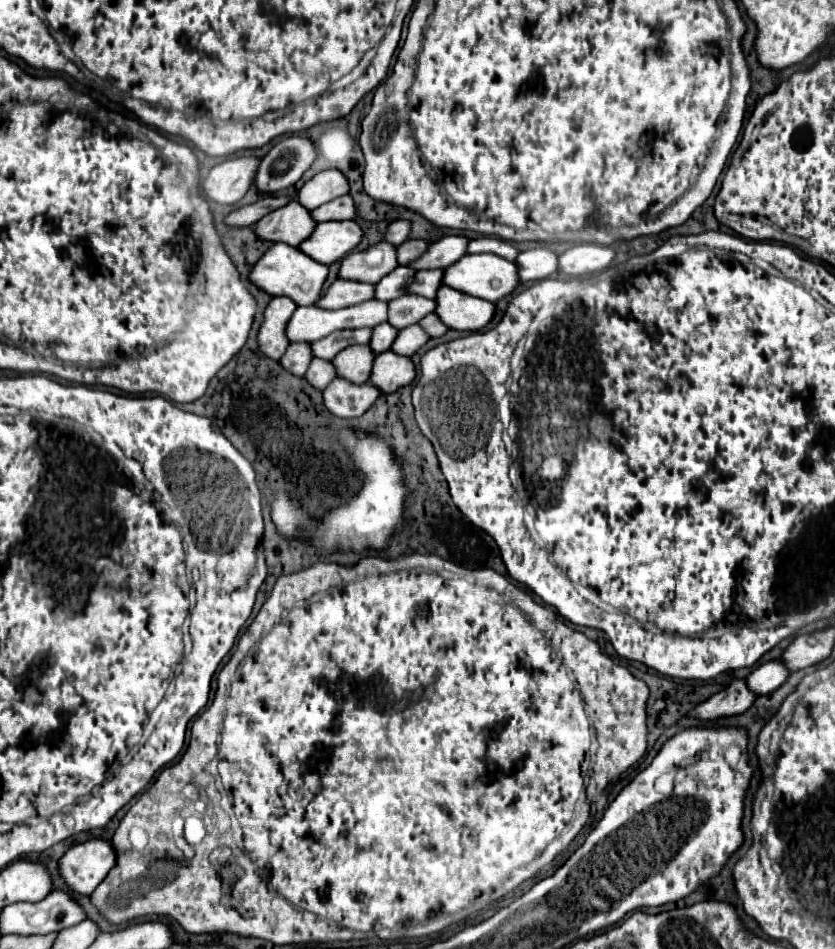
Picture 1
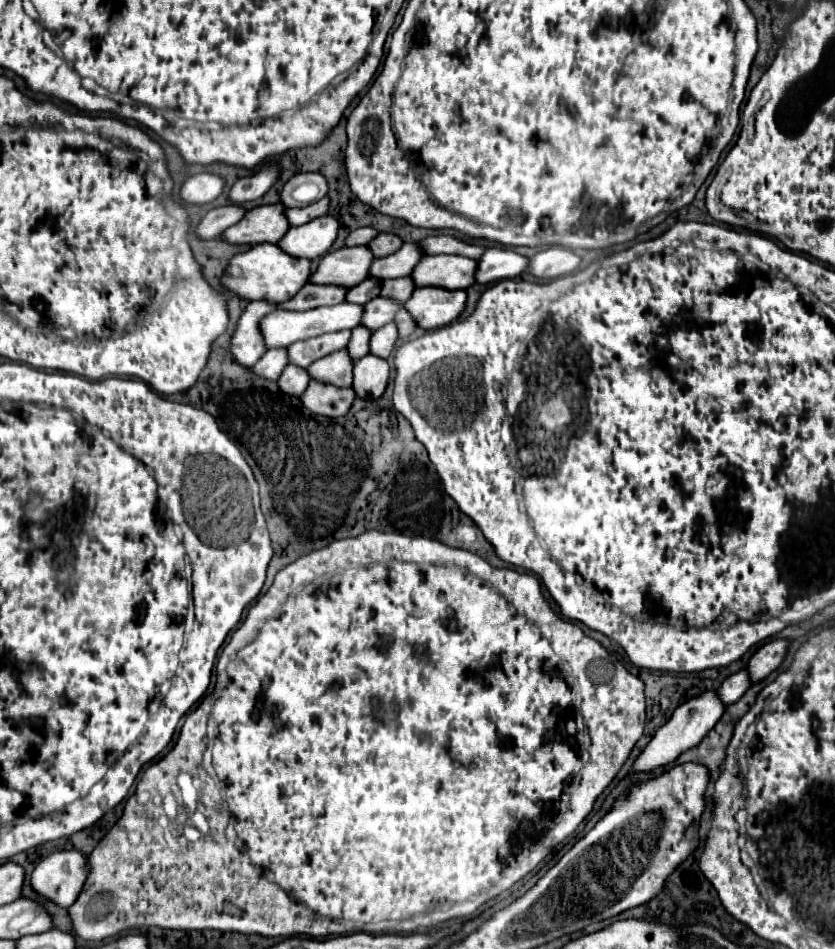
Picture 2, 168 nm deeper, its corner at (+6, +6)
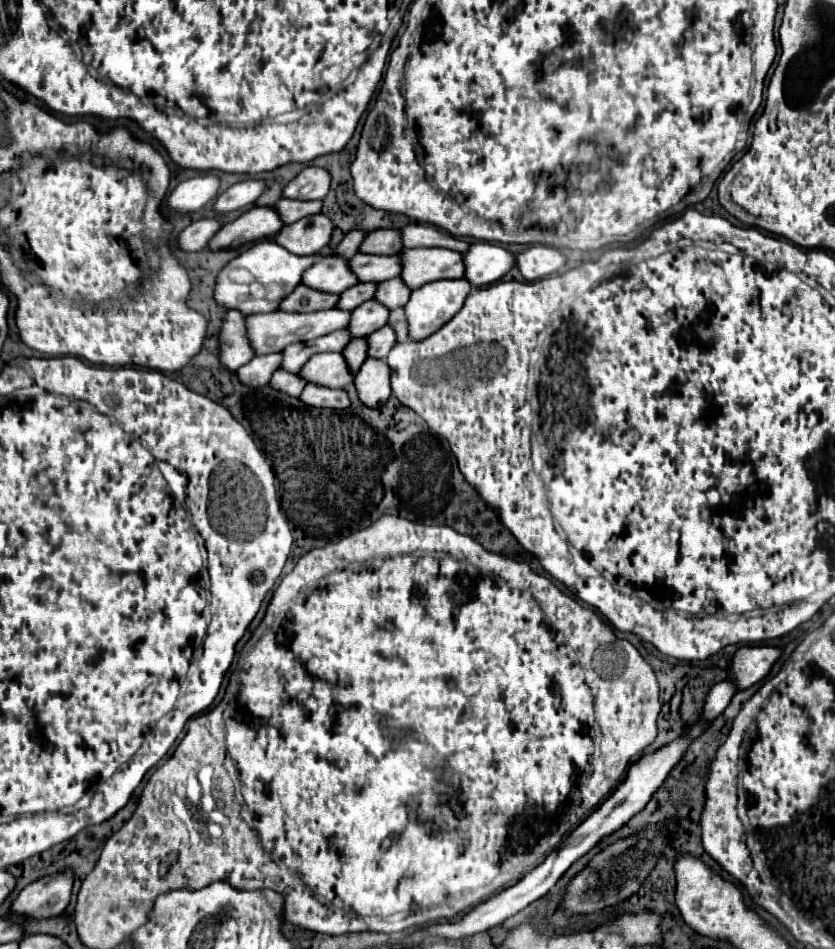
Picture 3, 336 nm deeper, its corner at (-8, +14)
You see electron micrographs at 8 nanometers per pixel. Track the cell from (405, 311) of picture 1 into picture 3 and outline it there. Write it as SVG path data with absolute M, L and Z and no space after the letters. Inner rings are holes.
M364 302L362 306L352 310L350 322L348 322L348 332L352 338L366 338L368 334L376 332L382 328L388 320L388 310L380 302Z

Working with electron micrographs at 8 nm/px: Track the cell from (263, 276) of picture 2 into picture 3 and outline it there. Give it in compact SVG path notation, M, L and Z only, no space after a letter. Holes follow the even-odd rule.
M272 240L258 242L244 250L240 256L230 260L218 274L214 286L214 300L216 304L238 310L244 316L260 314L260 312L274 312L278 310L278 302L286 298L302 278L302 272L314 264L314 256L296 256L288 254L282 246Z

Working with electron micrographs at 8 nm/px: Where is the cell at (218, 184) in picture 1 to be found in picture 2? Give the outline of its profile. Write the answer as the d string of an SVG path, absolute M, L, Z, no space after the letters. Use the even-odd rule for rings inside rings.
M198 172L190 176L180 188L180 198L186 204L208 204L224 192L224 178L212 172Z

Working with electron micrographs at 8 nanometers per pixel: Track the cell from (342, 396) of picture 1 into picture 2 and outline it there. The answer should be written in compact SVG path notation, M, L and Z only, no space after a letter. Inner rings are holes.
M312 380L308 390L300 396L300 400L304 402L308 410L320 416L338 418L338 416L344 416L352 408L356 400L356 392L352 388L338 388L326 382Z

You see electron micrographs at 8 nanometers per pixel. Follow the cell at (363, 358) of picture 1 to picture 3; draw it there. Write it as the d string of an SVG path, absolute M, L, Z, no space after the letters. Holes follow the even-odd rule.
M316 354L300 368L298 376L308 384L324 388L344 388L354 380L346 362L342 360L342 354Z

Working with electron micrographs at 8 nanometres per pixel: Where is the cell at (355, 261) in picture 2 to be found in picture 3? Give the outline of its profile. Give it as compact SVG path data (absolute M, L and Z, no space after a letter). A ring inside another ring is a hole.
M324 256L324 258L318 258L302 274L302 284L312 290L342 294L346 288L358 284L358 280L350 274L346 260L338 256Z

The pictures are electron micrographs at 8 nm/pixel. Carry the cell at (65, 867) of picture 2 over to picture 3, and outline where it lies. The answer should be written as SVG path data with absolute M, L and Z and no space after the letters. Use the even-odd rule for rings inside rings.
M54 874L50 878L40 878L26 886L12 902L12 914L28 918L52 918L60 916L72 894L72 874Z

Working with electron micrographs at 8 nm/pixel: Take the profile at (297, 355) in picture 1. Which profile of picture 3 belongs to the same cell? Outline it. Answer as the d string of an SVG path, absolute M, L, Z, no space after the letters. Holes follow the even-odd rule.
M266 354L266 356L254 356L248 364L236 370L238 380L244 386L258 388L264 386L270 380L270 374L278 370L278 362L282 362L280 354Z

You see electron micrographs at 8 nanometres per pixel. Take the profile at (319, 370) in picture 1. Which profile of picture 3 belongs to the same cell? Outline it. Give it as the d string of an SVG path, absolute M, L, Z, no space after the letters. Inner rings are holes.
M276 370L268 382L270 388L288 394L292 398L298 398L298 394L302 394L306 382L302 382L302 378L298 378L298 374L290 374L286 370Z

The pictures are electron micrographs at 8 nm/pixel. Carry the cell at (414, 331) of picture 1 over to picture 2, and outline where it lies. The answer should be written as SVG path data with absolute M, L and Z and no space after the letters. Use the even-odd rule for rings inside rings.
M390 322L388 326L376 330L370 338L370 354L376 354L380 358L390 358L394 344L398 340L398 328L394 322Z

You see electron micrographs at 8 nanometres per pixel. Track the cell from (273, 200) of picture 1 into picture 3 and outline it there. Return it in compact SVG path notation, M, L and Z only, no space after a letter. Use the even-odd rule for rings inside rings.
M204 218L204 220L192 222L188 228L184 228L178 234L178 246L180 246L180 250L184 250L184 252L204 250L208 246L208 240L216 234L216 230L220 226L222 224L218 220L214 220L214 218Z

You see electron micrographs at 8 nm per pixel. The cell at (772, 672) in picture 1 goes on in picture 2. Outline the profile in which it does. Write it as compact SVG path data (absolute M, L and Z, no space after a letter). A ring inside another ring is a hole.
M740 670L722 682L722 686L718 688L718 694L726 704L732 704L732 702L738 702L750 686L752 686L752 680L748 670Z

